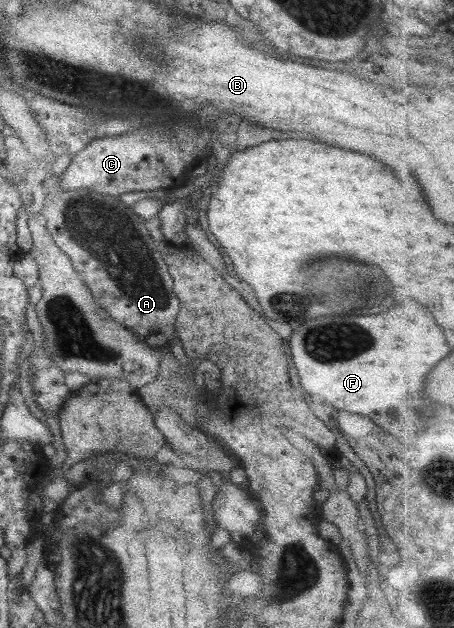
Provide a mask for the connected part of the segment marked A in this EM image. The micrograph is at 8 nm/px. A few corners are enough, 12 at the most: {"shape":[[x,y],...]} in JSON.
{"shape":[[59,190],[39,217],[94,302],[170,346],[181,309],[145,220]]}

